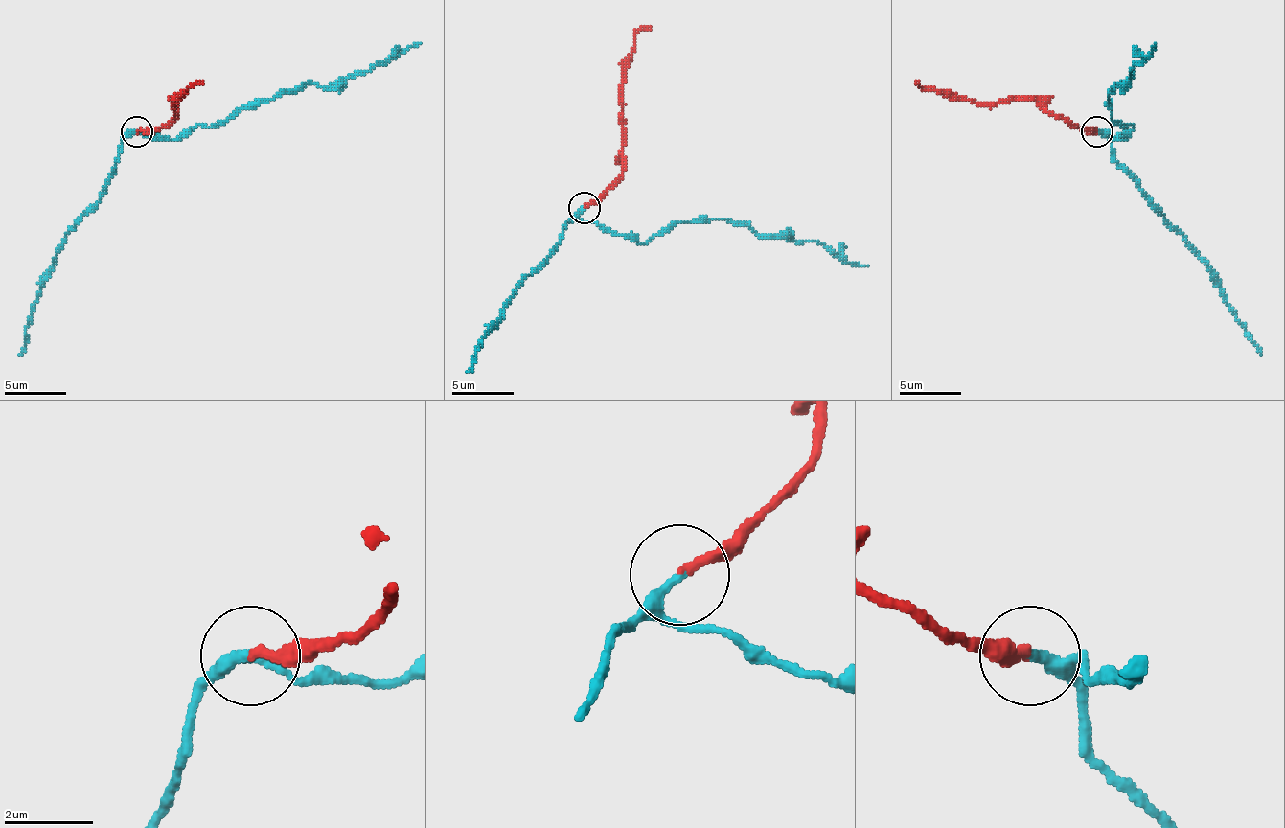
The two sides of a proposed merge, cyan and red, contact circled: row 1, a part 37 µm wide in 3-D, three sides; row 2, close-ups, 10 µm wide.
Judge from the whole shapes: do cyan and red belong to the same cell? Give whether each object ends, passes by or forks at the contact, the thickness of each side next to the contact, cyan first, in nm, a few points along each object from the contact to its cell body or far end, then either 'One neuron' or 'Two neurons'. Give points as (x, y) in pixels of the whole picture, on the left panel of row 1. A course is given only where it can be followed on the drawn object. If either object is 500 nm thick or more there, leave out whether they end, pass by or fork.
At the ring cyan passes by. At the ring red ends. Thickness 190 nm (cyan) against 240 nm. Course of cyan: (137, 130), (177, 140), (311, 83), (339, 87), (349, 78), (371, 71), (401, 50), (421, 43). Course of red: (137, 130), (156, 130), (174, 115), (174, 100), (202, 80). One neuron

